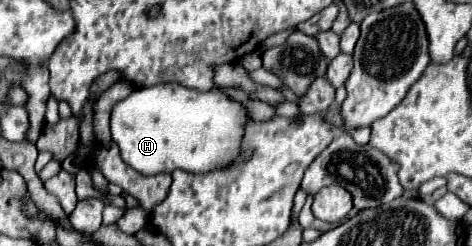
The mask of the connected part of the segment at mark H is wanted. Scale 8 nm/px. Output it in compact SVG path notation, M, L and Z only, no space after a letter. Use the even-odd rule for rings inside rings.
M169 82L133 90L133 94L129 94L125 100L119 100L111 110L111 138L119 146L121 158L137 172L159 174L159 172L173 172L175 168L179 168L185 172L199 174L217 166L225 166L237 158L245 120L247 120L245 108L235 100L221 96L219 90L199 92Z

